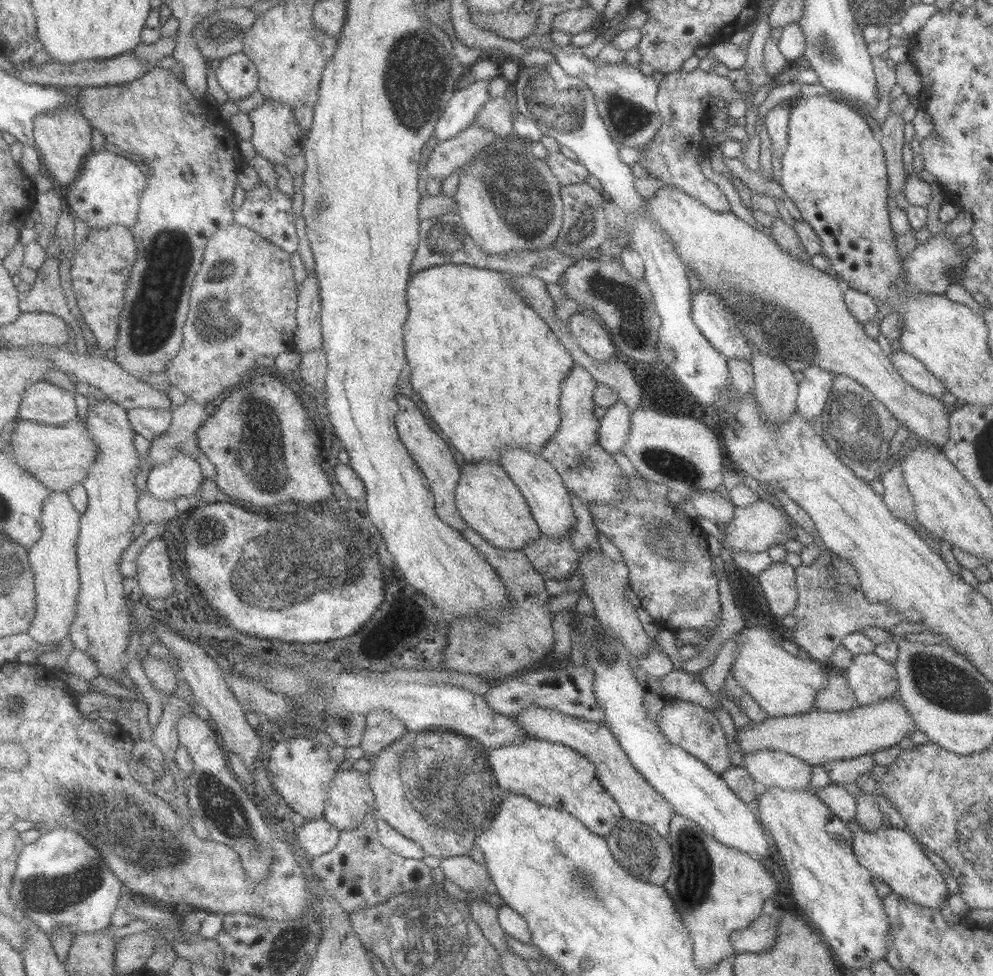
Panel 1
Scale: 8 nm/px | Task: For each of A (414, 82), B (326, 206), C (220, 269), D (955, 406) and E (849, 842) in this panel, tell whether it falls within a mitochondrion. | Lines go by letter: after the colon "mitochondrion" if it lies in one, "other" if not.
A: mitochondrion
B: mitochondrion
C: mitochondrion
D: other
E: other

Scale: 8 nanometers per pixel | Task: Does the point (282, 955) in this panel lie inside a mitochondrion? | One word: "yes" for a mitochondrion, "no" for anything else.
yes

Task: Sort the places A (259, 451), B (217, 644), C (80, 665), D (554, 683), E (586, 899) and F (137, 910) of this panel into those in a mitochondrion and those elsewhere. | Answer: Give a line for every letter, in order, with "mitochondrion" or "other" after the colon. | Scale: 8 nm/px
A: mitochondrion
B: other
C: other
D: other
E: mitochondrion
F: other

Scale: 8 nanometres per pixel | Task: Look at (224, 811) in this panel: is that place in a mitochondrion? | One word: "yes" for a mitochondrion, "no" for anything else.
yes

